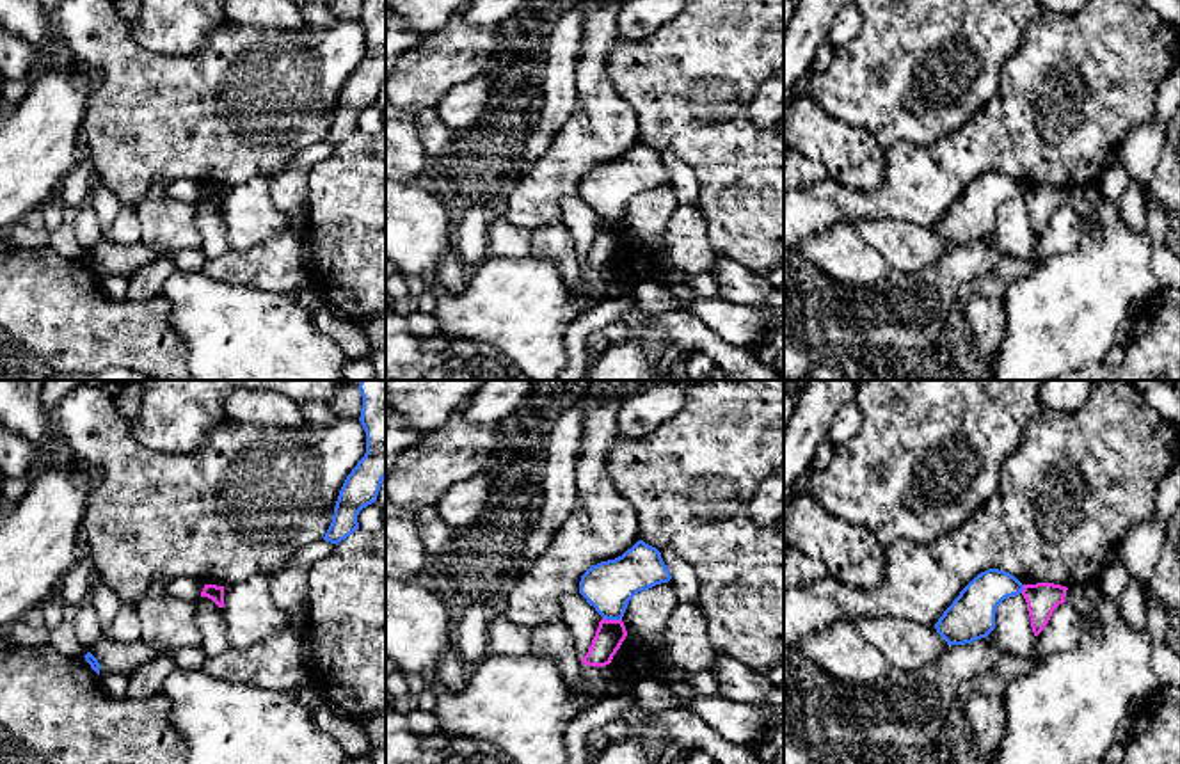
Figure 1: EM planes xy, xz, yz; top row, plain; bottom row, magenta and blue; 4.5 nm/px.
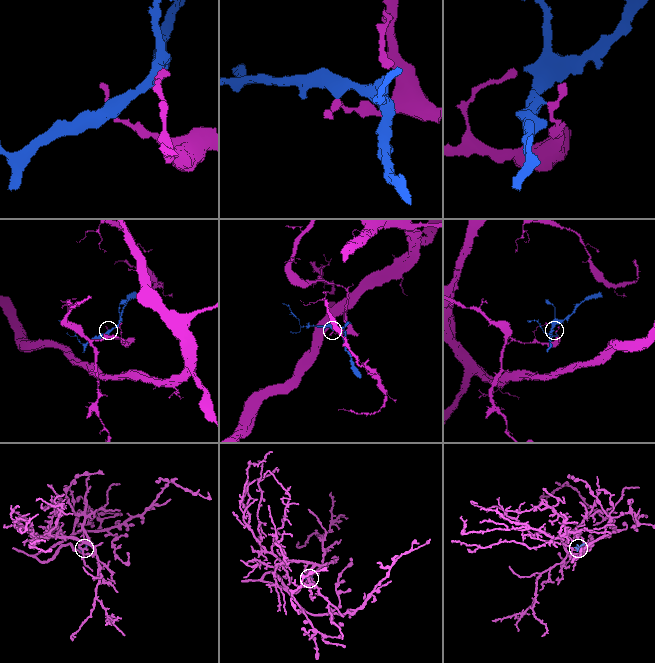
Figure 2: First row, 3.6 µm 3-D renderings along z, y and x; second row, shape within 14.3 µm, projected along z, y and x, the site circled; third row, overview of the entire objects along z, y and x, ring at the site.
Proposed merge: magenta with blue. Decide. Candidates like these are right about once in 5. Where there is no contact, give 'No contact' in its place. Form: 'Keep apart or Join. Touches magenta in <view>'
Keep apart. Touches magenta in xz

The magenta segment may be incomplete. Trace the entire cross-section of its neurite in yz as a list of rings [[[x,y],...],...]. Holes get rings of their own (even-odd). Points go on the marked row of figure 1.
[[[1054,583],[1024,585],[1022,595],[1027,602],[1034,636],[1038,636],[1047,627],[1052,611],[1059,604],[1066,602],[1066,590],[1066,586]]]

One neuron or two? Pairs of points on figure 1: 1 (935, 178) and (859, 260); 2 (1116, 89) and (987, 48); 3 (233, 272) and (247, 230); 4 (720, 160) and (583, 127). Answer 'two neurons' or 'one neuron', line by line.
1: two neurons
2: two neurons
3: two neurons
4: two neurons

